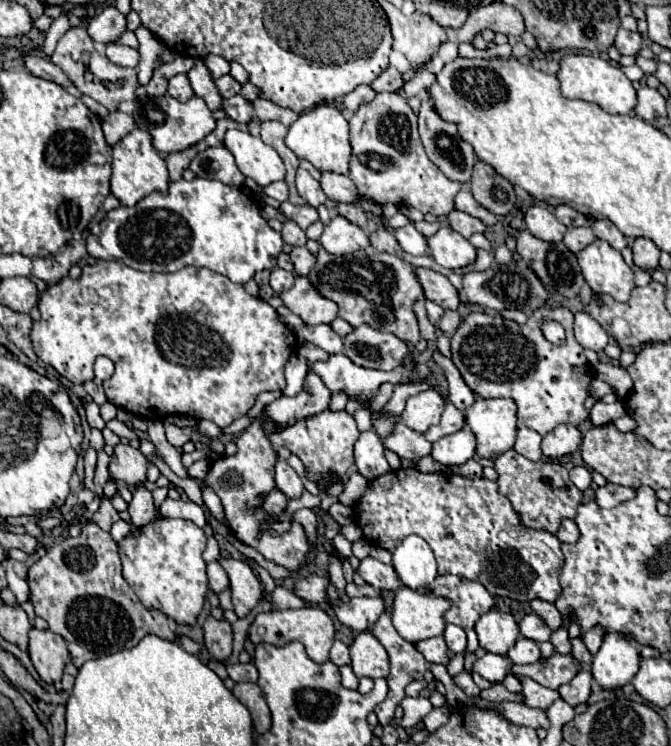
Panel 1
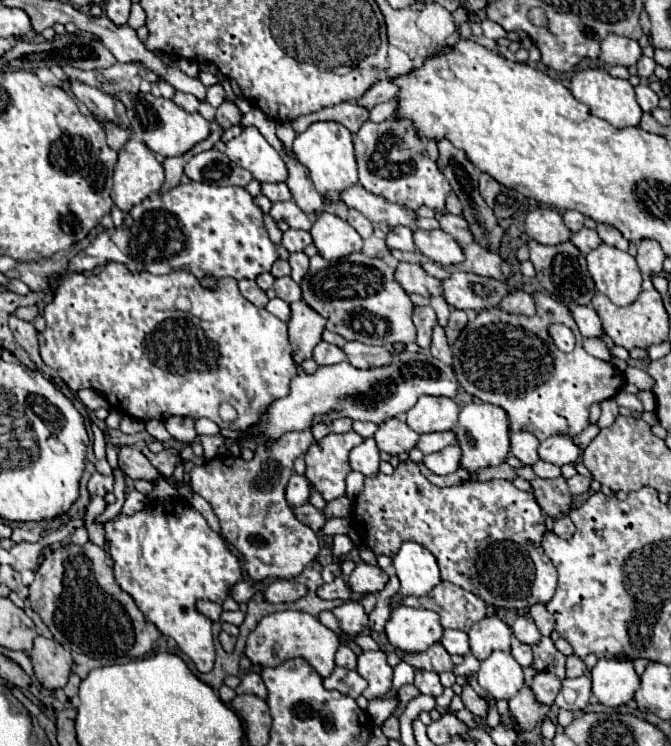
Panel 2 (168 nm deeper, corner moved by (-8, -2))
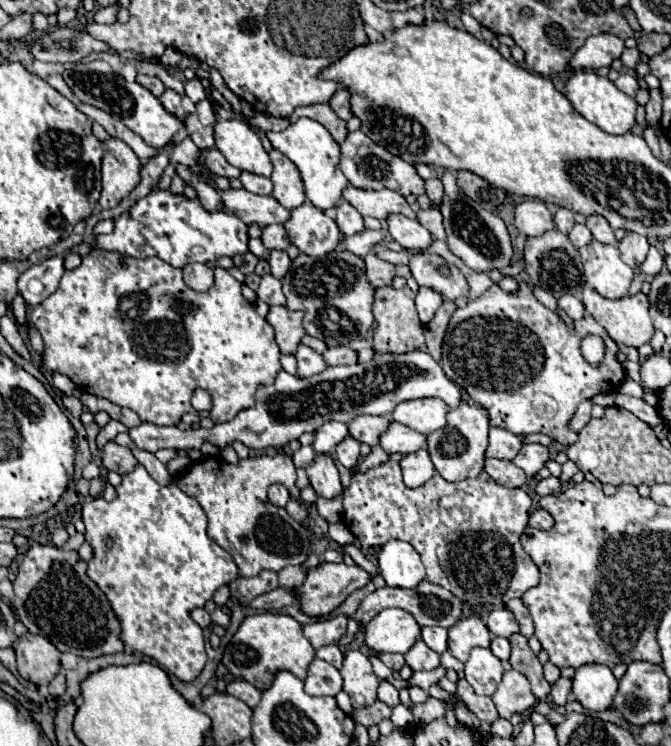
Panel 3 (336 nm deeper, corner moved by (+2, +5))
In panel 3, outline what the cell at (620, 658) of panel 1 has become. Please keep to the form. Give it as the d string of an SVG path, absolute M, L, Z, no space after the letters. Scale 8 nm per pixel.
M584 664L576 670L572 678L574 686L572 692L576 700L588 710L606 710L610 708L616 692L618 692L618 678L612 674L610 668L602 664Z

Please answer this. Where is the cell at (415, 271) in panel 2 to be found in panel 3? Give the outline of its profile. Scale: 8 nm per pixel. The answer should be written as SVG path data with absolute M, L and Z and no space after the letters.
M368 254L364 258L366 262L366 276L370 280L370 284L374 288L380 288L380 286L390 286L392 280L396 276L402 276L402 278L410 278L410 268L408 266L400 266L400 264L390 264L386 260L382 260L380 256L376 254Z

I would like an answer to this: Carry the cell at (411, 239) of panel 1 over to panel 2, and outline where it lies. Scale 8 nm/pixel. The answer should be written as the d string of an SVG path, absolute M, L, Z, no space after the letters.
M394 227L392 231L386 231L386 247L398 251L416 251L416 245L412 243L412 229Z

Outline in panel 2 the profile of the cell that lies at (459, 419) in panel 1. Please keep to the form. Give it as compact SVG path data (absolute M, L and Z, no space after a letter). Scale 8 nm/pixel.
M442 431L442 433L426 433L426 435L420 435L418 437L418 443L416 447L428 455L428 453L436 453L436 451L442 451L444 447L452 445L456 441L454 433L452 431Z

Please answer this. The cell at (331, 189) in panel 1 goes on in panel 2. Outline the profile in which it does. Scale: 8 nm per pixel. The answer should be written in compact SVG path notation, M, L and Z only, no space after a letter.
M360 183L348 187L348 191L344 191L344 195L340 199L348 207L360 211L372 223L386 225L386 227L404 225L404 227L416 229L416 219L418 219L416 211L412 211L412 209L408 209L404 205L398 205L398 203L386 201L384 197L366 191Z

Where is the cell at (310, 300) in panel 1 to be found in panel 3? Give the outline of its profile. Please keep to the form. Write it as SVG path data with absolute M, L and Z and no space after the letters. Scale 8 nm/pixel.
M272 306L266 320L274 326L280 352L294 354L306 334L302 328L302 312L290 312L286 306Z

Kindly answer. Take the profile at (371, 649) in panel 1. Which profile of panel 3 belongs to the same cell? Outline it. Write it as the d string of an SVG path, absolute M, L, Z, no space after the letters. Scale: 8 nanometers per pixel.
M348 650L340 674L344 678L344 692L350 694L356 708L376 702L376 690L380 680L374 674L368 656L364 656L360 650Z

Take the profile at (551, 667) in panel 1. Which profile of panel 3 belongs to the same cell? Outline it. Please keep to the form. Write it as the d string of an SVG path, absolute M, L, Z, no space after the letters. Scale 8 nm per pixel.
M508 670L502 676L502 682L492 696L500 718L510 718L512 714L522 714L538 704L534 692L530 692L530 684L526 684L526 676L518 670Z

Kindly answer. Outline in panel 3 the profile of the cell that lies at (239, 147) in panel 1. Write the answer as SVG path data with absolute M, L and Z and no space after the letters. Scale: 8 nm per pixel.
M234 118L218 120L214 126L214 136L216 148L232 166L260 176L272 174L270 156L264 150L262 140L246 122Z

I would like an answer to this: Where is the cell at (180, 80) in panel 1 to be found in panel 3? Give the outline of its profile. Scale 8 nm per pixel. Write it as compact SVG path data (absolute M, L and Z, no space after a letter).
M166 90L166 92L160 96L160 102L162 102L162 106L164 106L168 112L172 112L174 116L178 116L178 118L184 120L184 110L182 110L182 106L180 106L180 94L178 94L178 92Z

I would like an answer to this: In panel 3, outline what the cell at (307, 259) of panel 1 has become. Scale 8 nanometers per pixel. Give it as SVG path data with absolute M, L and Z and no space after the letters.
M270 250L268 262L270 262L272 274L274 274L276 278L284 278L284 274L288 272L288 268L290 268L290 264L292 264L290 256L288 256L284 250Z

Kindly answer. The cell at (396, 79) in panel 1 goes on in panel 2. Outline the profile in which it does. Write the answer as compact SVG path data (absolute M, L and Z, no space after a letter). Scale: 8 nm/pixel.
M382 77L356 103L364 109L372 109L378 103L386 103L394 99L394 95L396 95L396 85L390 81L390 77Z

